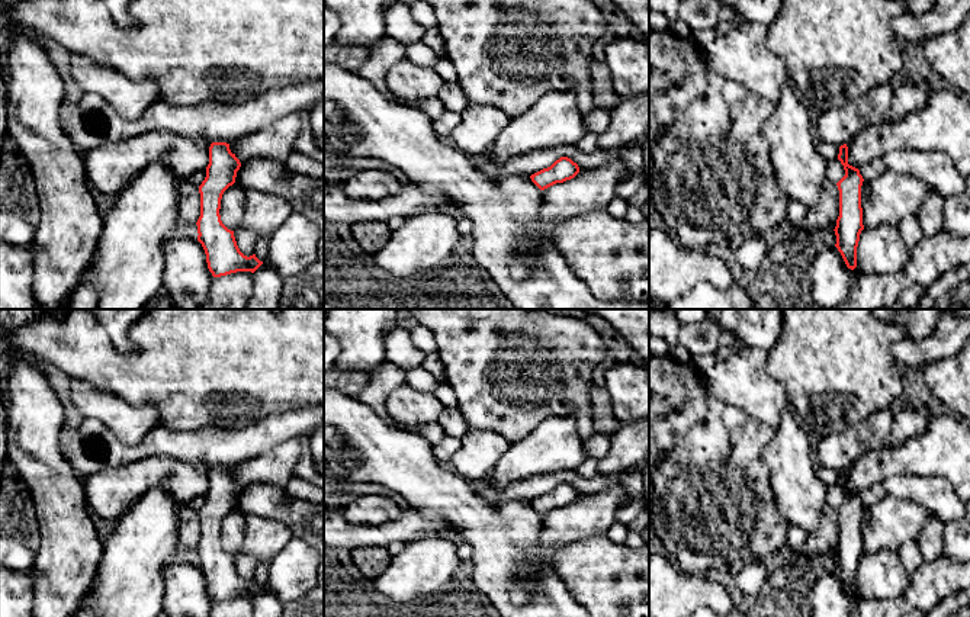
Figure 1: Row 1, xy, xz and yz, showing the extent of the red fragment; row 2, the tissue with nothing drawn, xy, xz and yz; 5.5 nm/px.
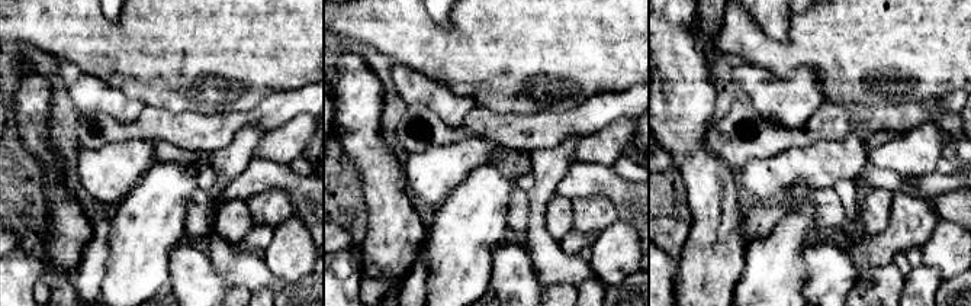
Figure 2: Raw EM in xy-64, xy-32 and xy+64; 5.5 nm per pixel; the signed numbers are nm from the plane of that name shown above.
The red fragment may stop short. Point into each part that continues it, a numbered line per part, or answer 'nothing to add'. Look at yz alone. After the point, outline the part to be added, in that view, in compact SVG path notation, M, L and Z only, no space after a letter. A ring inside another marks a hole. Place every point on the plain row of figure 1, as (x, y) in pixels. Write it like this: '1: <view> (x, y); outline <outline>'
nothing to add

